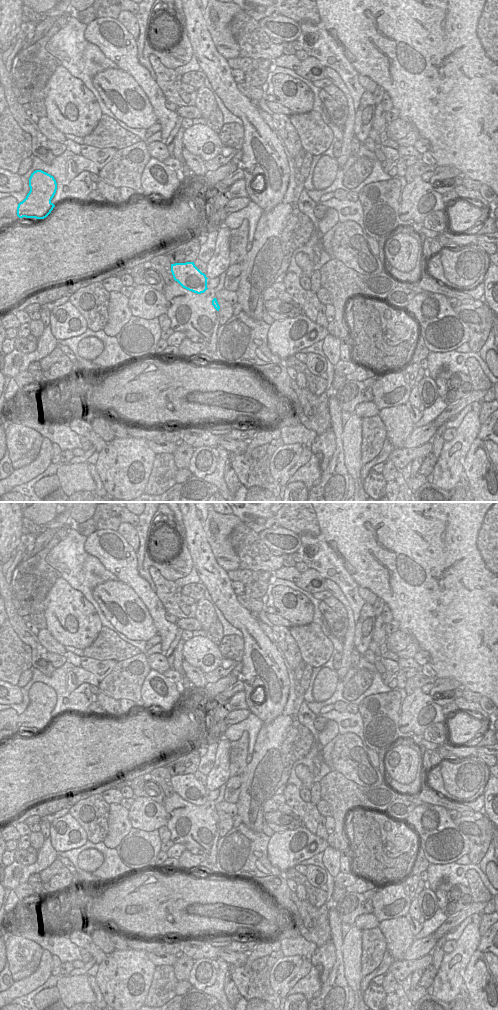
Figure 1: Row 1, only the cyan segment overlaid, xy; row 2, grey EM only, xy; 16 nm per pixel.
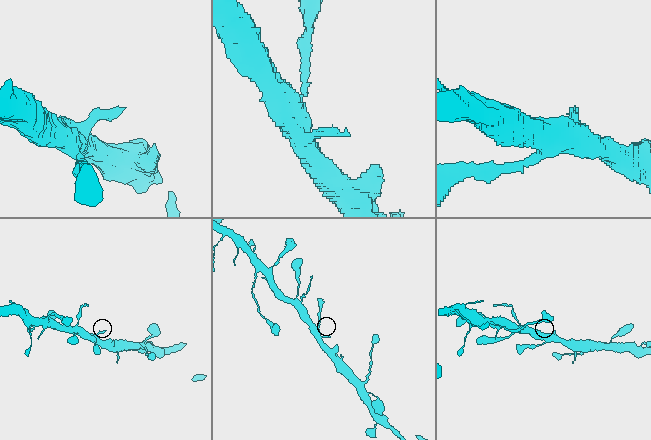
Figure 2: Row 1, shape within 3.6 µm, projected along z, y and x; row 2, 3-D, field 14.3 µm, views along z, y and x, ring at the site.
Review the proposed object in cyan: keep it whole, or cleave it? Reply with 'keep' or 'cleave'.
keep

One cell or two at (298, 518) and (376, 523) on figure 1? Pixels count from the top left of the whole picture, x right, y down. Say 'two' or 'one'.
two

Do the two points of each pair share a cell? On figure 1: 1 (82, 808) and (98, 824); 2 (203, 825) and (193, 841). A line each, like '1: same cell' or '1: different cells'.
1: same cell
2: same cell

